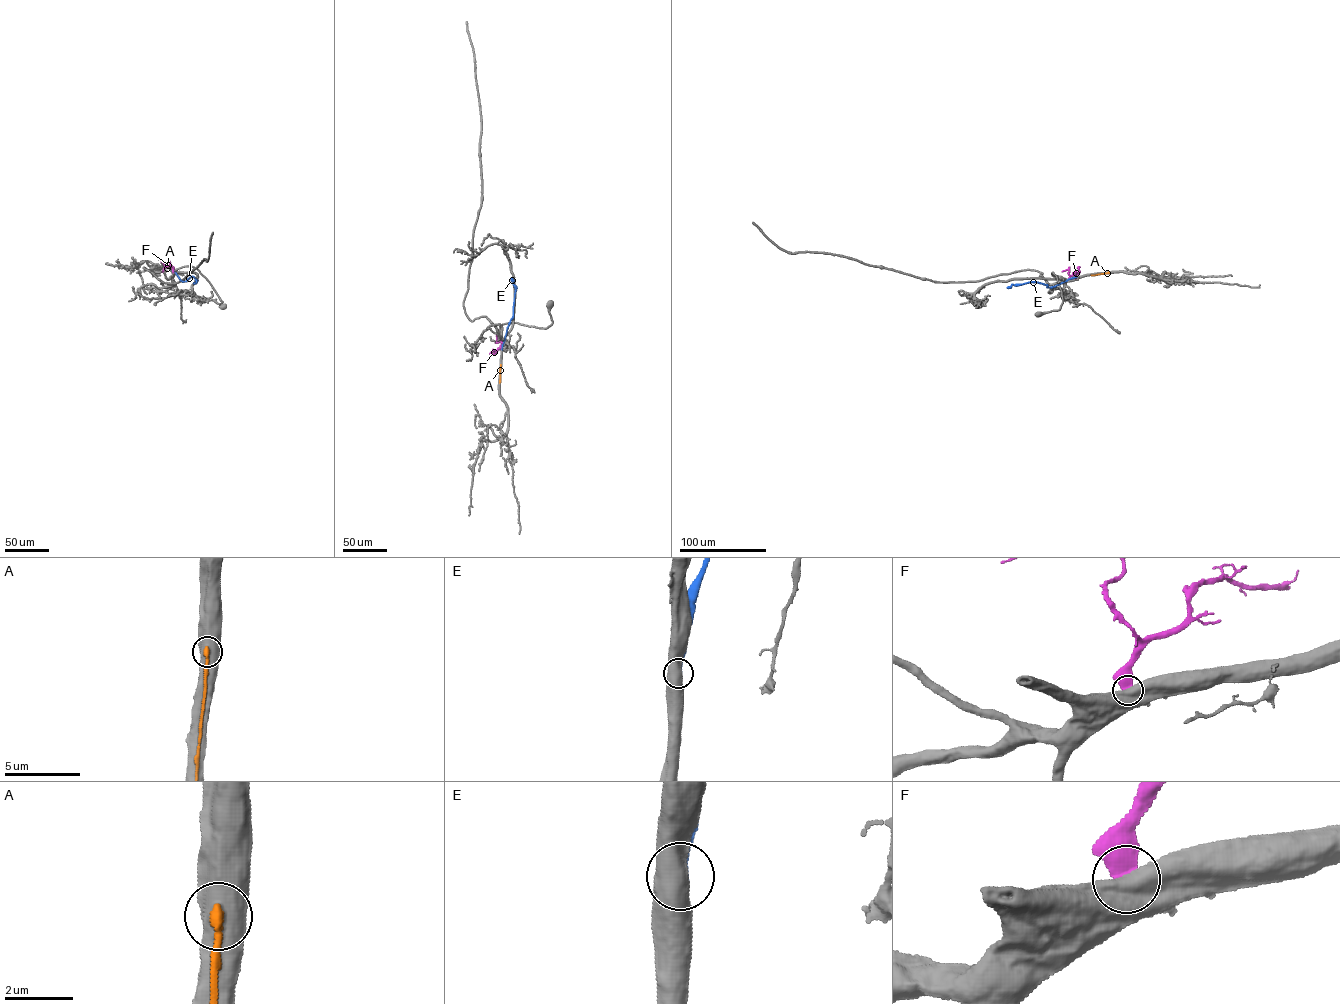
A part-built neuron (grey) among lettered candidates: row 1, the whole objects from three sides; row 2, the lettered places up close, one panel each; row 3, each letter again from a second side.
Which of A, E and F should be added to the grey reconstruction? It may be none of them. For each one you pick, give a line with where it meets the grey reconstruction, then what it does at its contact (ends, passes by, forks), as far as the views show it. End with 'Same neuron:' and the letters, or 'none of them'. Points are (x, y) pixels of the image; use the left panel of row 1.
Same neuron: none of them

